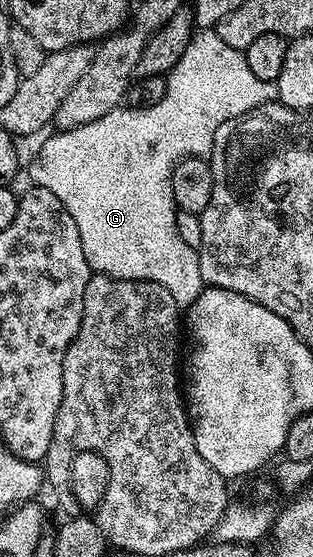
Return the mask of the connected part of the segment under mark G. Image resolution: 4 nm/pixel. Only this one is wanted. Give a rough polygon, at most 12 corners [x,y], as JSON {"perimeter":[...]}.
{"perimeter":[[195,31],[164,98],[55,131],[29,183],[91,273],[204,285],[172,170],[277,101],[245,51]]}

